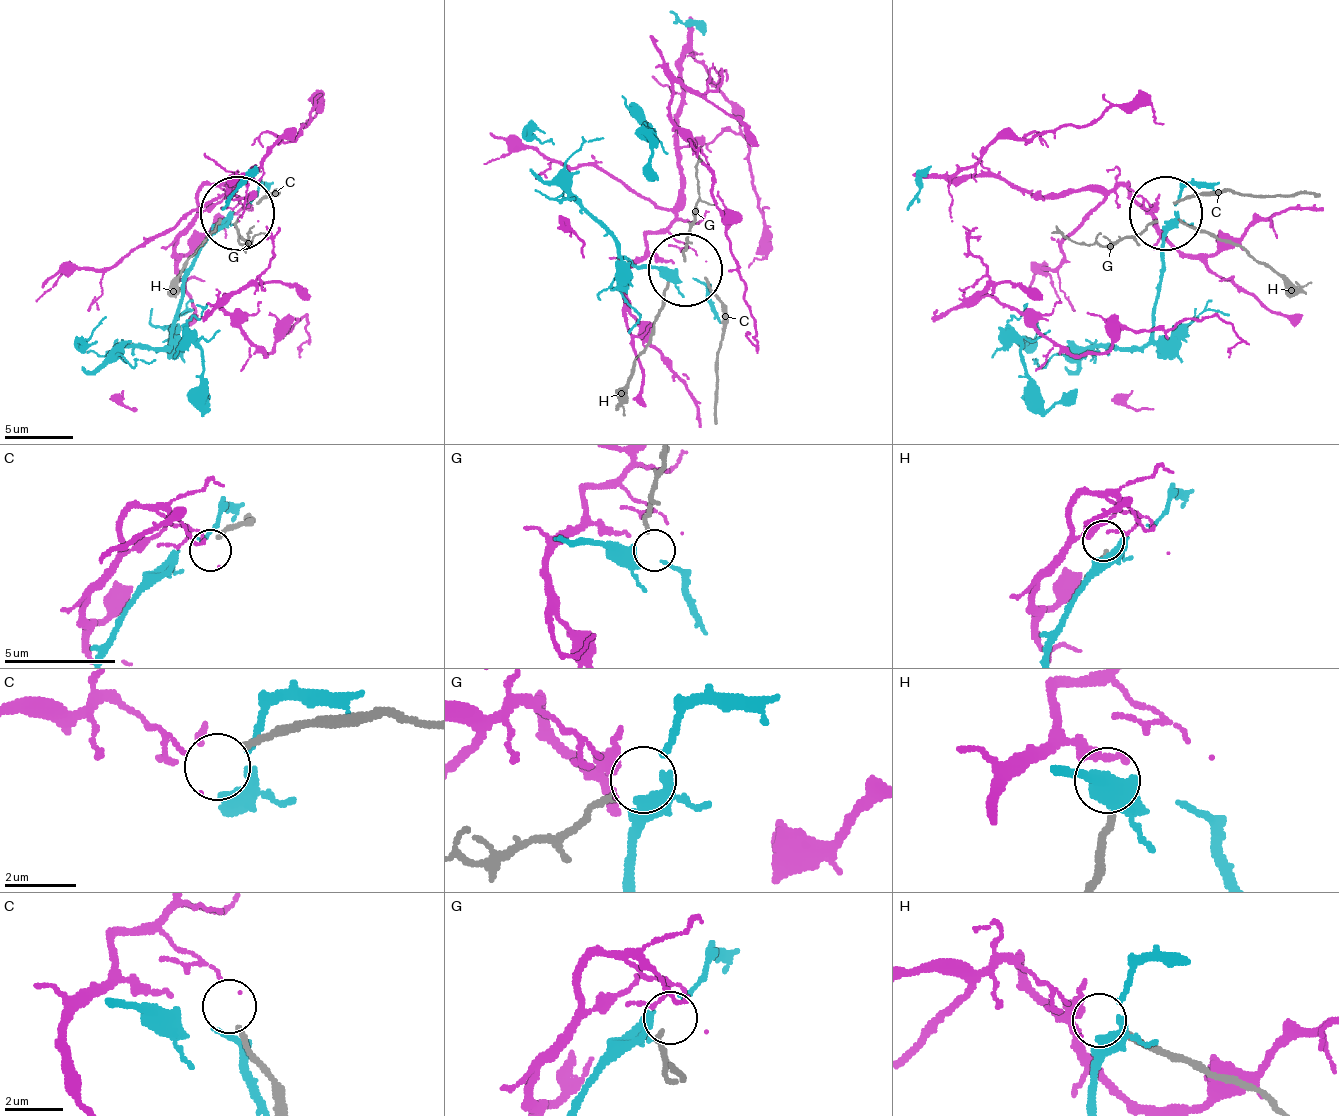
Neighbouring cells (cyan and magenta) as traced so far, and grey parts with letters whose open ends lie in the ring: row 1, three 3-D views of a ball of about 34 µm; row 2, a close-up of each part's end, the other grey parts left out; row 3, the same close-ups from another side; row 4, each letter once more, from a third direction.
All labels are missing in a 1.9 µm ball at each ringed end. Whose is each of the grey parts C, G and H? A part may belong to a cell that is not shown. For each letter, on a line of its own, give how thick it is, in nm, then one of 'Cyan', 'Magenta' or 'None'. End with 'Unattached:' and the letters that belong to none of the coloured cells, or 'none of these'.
C: Thickness 180 nm. None
G: Thickness 180 nm. Cyan
H: Thickness 200 nm. None
Unattached: C, H

